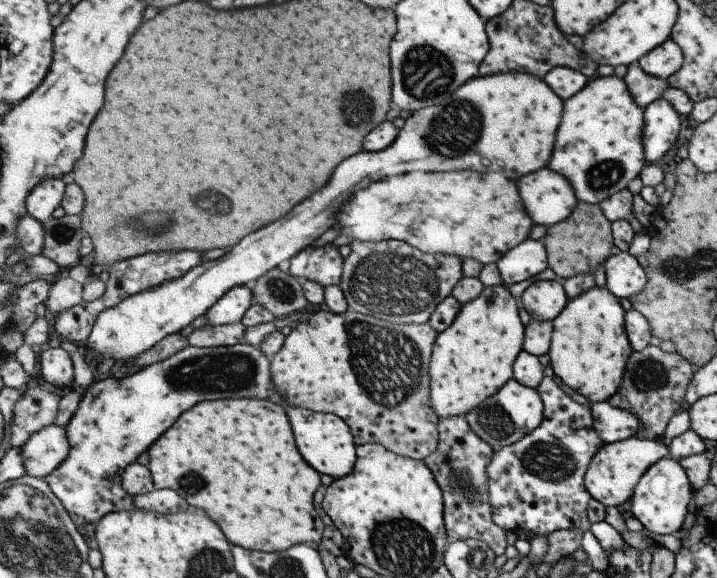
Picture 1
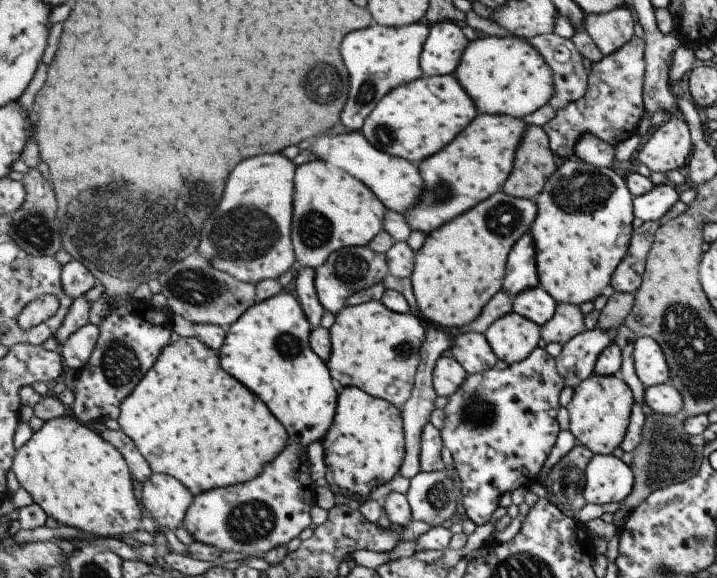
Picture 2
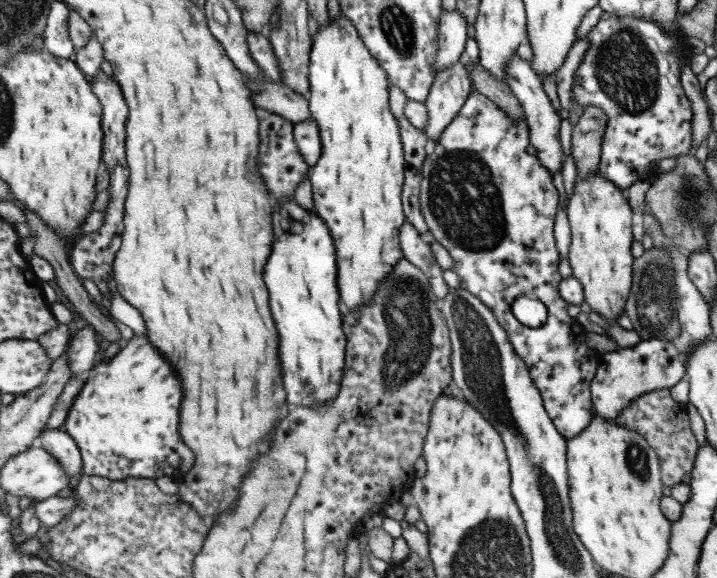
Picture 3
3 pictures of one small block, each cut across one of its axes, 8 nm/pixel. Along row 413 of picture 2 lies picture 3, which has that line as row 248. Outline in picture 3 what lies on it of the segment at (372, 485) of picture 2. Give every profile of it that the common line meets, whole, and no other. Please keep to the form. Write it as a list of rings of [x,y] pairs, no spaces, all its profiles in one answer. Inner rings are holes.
[[[341,12],[339,19],[331,19],[329,23],[319,26],[312,39],[313,44],[310,54],[311,96],[309,101],[313,118],[319,125],[320,135],[322,136],[321,158],[319,158],[319,162],[315,164],[310,173],[315,200],[314,210],[327,222],[331,235],[335,240],[338,253],[338,284],[342,293],[341,305],[345,311],[353,311],[353,309],[359,311],[359,307],[367,306],[367,303],[371,303],[371,299],[375,298],[375,291],[379,291],[379,283],[384,282],[388,278],[388,274],[399,263],[399,259],[405,257],[400,240],[401,228],[404,226],[403,219],[406,217],[402,200],[403,189],[406,186],[406,157],[402,141],[402,128],[399,127],[398,116],[395,116],[395,113],[391,111],[391,104],[389,104],[389,85],[392,84],[389,80],[389,73],[377,58],[371,54],[366,41],[359,35],[359,29],[355,27],[355,23],[347,15]]]

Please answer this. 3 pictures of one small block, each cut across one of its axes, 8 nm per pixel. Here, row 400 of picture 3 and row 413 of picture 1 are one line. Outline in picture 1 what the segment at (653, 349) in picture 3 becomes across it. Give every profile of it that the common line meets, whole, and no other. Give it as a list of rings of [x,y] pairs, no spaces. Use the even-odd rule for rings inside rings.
[[[609,401],[592,404],[594,427],[605,444],[613,444],[633,437],[638,420],[633,413],[613,406]]]

